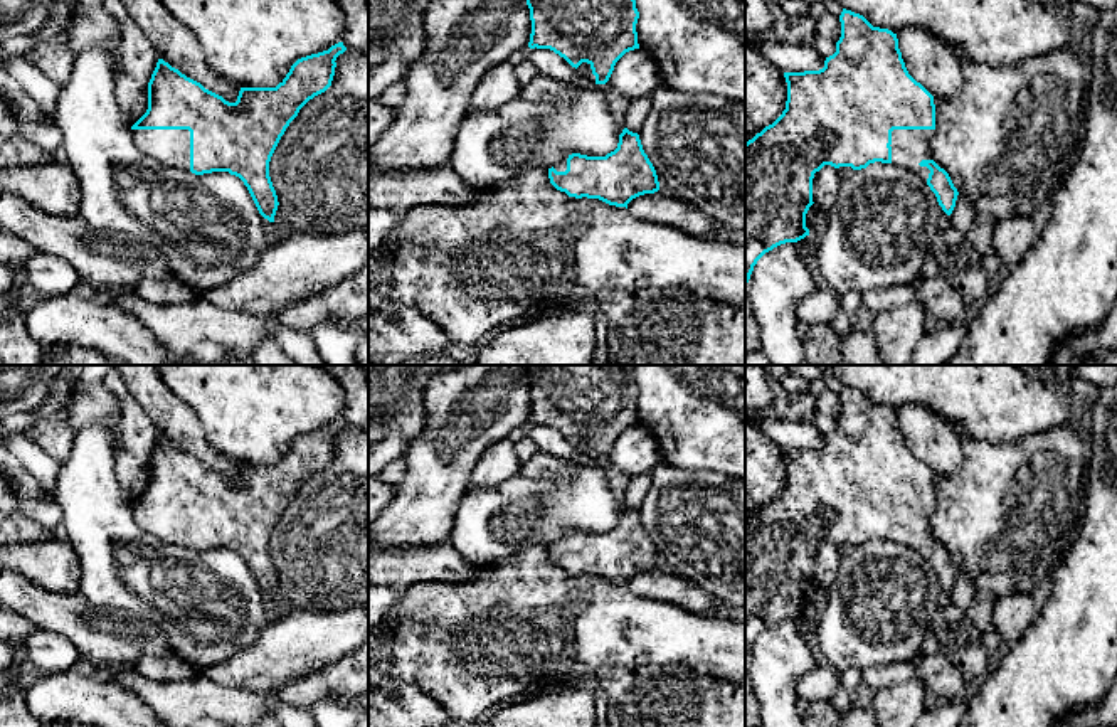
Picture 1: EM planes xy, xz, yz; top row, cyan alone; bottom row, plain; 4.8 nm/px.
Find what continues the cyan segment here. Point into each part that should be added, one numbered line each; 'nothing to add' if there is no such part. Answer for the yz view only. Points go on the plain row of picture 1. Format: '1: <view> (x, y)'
1: yz (909, 524)

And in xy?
1: xy (170, 524)

